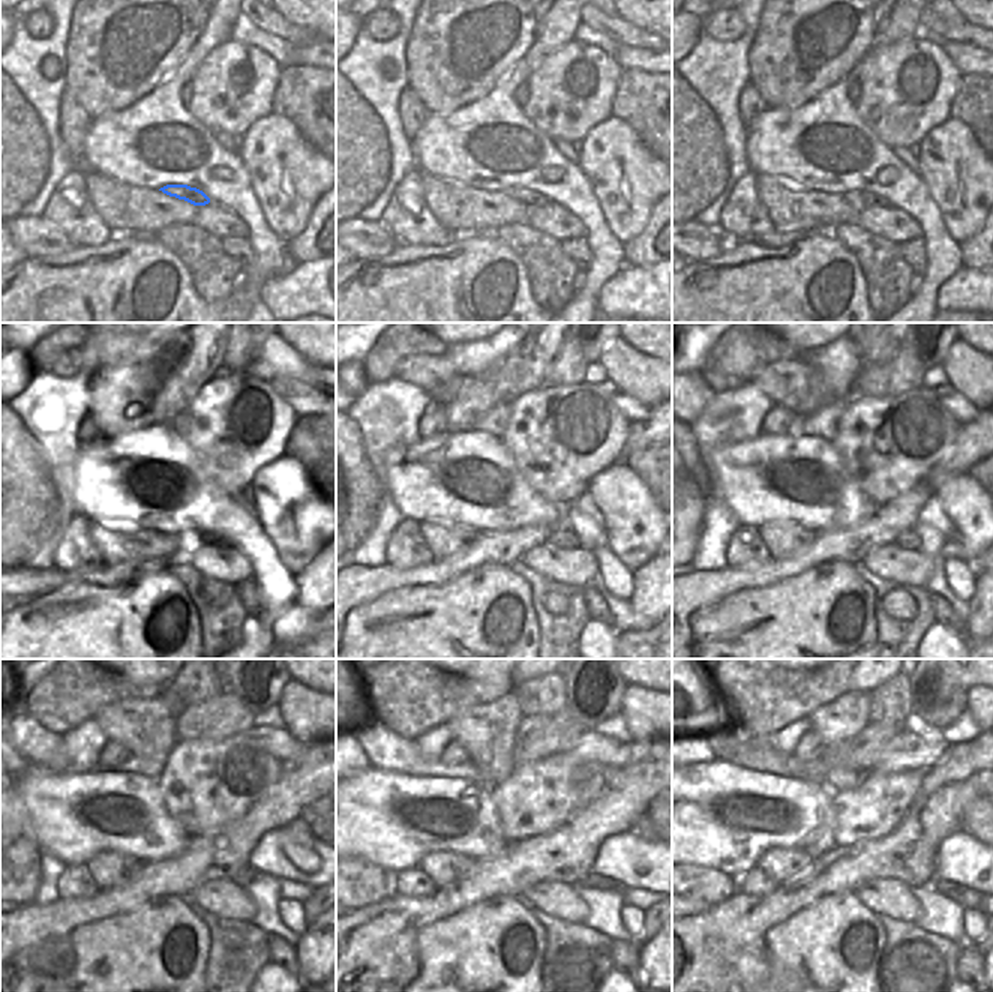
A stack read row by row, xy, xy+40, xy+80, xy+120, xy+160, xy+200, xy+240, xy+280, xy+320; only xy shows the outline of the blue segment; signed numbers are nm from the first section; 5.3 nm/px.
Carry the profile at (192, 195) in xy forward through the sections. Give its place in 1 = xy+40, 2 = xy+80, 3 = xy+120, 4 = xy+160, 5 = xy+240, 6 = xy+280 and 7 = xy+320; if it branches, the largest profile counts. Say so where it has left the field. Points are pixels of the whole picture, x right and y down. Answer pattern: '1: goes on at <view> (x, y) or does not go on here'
1: goes on at xy+40 (531, 198)
2: goes on at xy+80 (864, 200)
3: goes on at xy+120 (206, 538)
4: goes on at xy+160 (561, 536)
5: goes on at xy+240 (242, 878)
6: goes on at xy+280 (593, 880)
7: goes on at xy+320 (966, 898)

